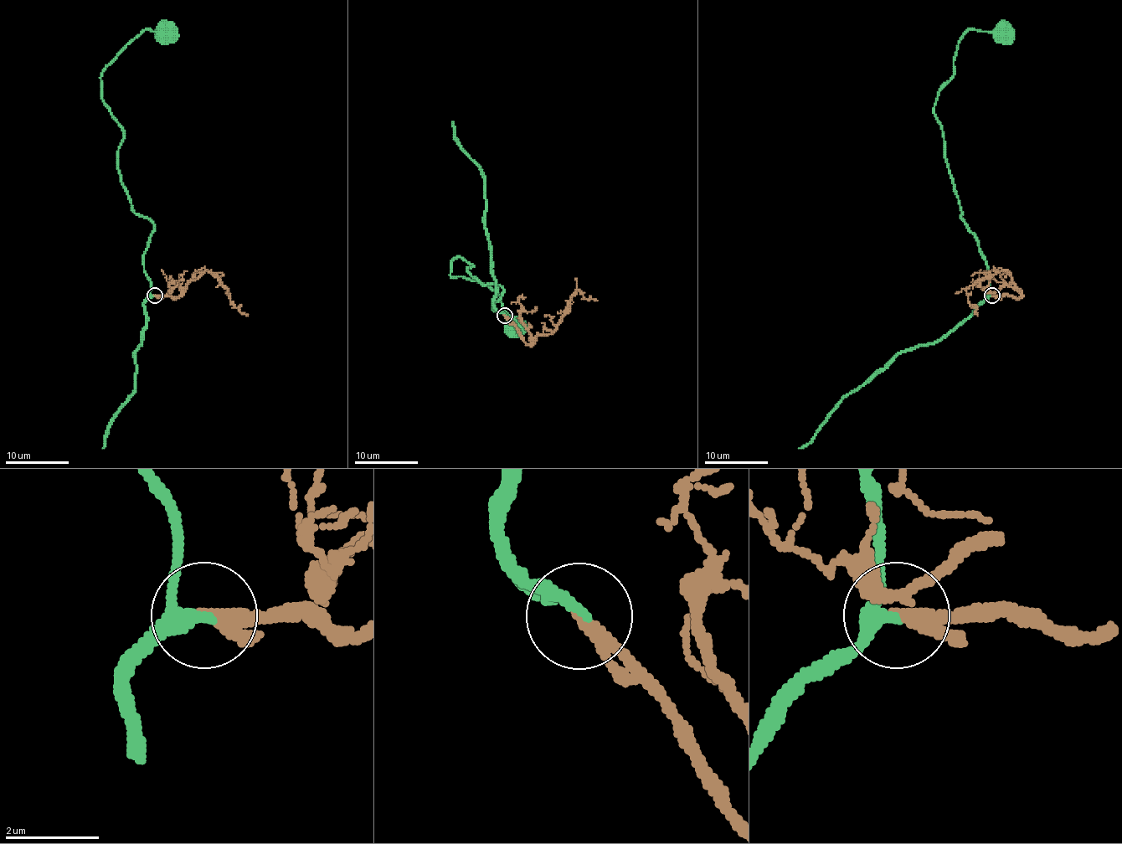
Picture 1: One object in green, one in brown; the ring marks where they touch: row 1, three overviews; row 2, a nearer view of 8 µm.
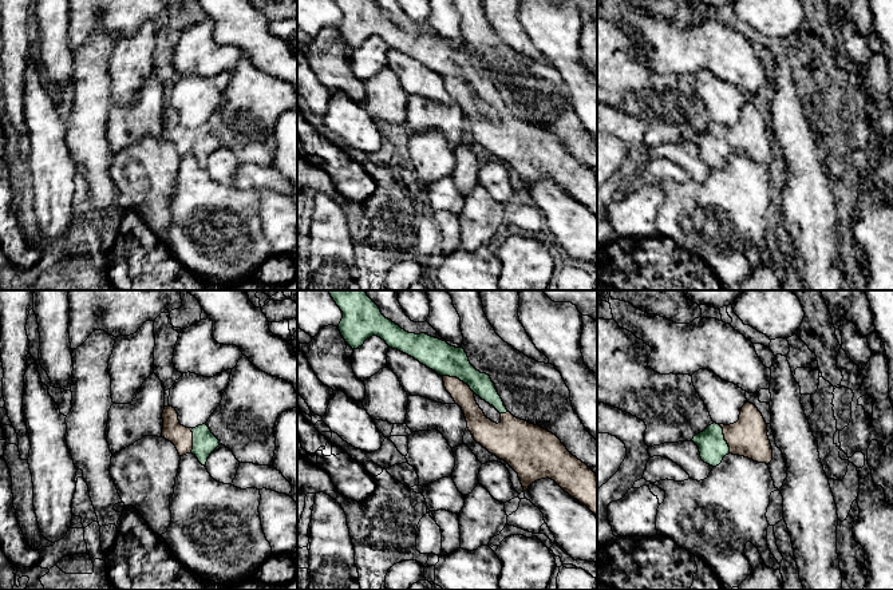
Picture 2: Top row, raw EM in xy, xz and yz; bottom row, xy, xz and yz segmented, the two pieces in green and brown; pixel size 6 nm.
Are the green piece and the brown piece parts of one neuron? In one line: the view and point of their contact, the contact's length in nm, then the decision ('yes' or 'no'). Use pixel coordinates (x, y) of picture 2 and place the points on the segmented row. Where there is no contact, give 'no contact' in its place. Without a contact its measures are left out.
contact xz (458, 377); length 220 nm; yes

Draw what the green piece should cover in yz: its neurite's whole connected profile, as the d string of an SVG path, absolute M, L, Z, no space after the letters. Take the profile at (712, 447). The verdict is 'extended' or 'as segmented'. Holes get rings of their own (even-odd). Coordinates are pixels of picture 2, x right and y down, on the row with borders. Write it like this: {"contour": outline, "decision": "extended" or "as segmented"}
{"contour": "M747 401L736 423L714 423L695 435L692 441L699 447L702 460L712 467L719 466L728 454L768 464L773 460L773 450L767 432L762 413Z", "decision": "extended"}

